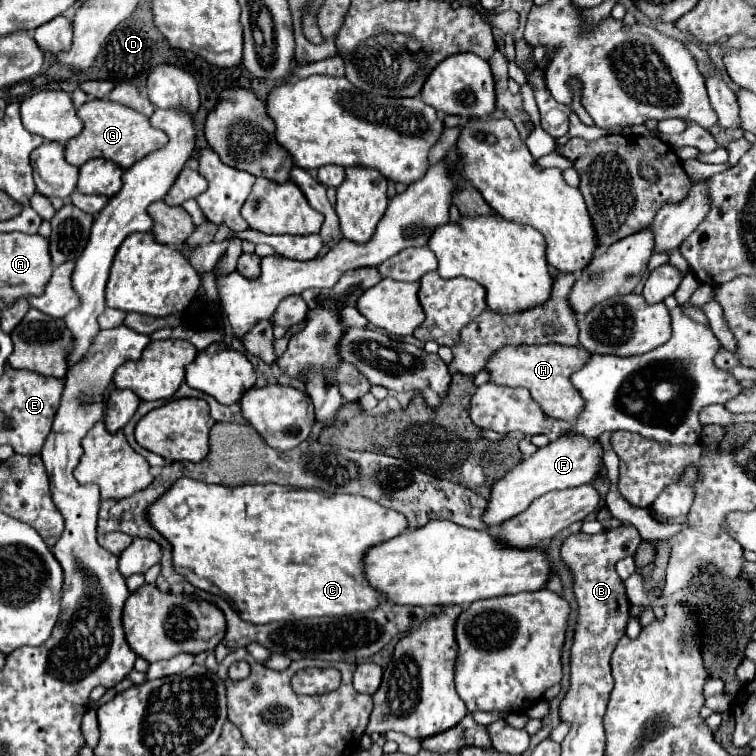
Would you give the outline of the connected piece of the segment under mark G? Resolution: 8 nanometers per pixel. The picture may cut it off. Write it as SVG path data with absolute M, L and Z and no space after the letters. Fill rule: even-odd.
M88 100L78 108L78 116L84 122L84 130L80 136L66 142L66 160L74 166L82 166L92 158L106 158L122 166L124 170L130 168L134 162L142 160L144 156L164 148L168 144L168 136L162 130L150 126L148 118L124 104L112 100Z

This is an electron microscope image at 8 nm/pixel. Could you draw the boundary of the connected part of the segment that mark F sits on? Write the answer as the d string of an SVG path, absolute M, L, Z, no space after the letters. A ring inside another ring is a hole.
M572 436L572 438L558 438L550 442L544 448L538 448L532 456L524 458L520 464L516 464L504 478L500 478L490 492L488 506L484 510L484 522L488 528L500 526L502 522L510 520L512 516L524 512L532 500L538 496L552 492L552 490L564 490L564 488L574 488L582 484L590 484L600 468L602 460L602 446L594 438L584 438L584 436Z

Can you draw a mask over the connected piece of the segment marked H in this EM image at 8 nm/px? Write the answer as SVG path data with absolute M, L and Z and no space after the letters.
M504 346L500 348L490 362L486 362L486 370L490 374L492 384L510 386L510 388L528 388L534 402L544 410L546 416L556 420L572 422L578 418L580 410L584 408L584 400L572 388L570 374L580 370L584 362L588 362L588 352L584 348L570 348L570 346Z

